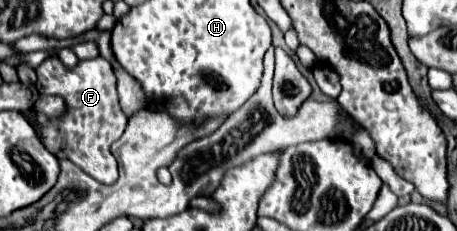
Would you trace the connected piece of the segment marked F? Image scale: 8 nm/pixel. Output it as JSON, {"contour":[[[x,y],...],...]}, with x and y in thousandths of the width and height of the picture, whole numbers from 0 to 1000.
{"contour":[[[109,247],[79,290],[83,394],[92,411],[131,411],[149,446],[149,489],[127,515],[105,515],[79,489],[92,532],[92,593],[101,645],[118,671],[153,662],[153,697],[179,723],[210,784],[249,801],[258,775],[258,706],[241,662],[241,628],[267,593],[280,506],[267,489],[254,411],[254,333],[232,255],[210,247],[193,264],[171,264],[162,299],[144,299],[127,247]]]}

